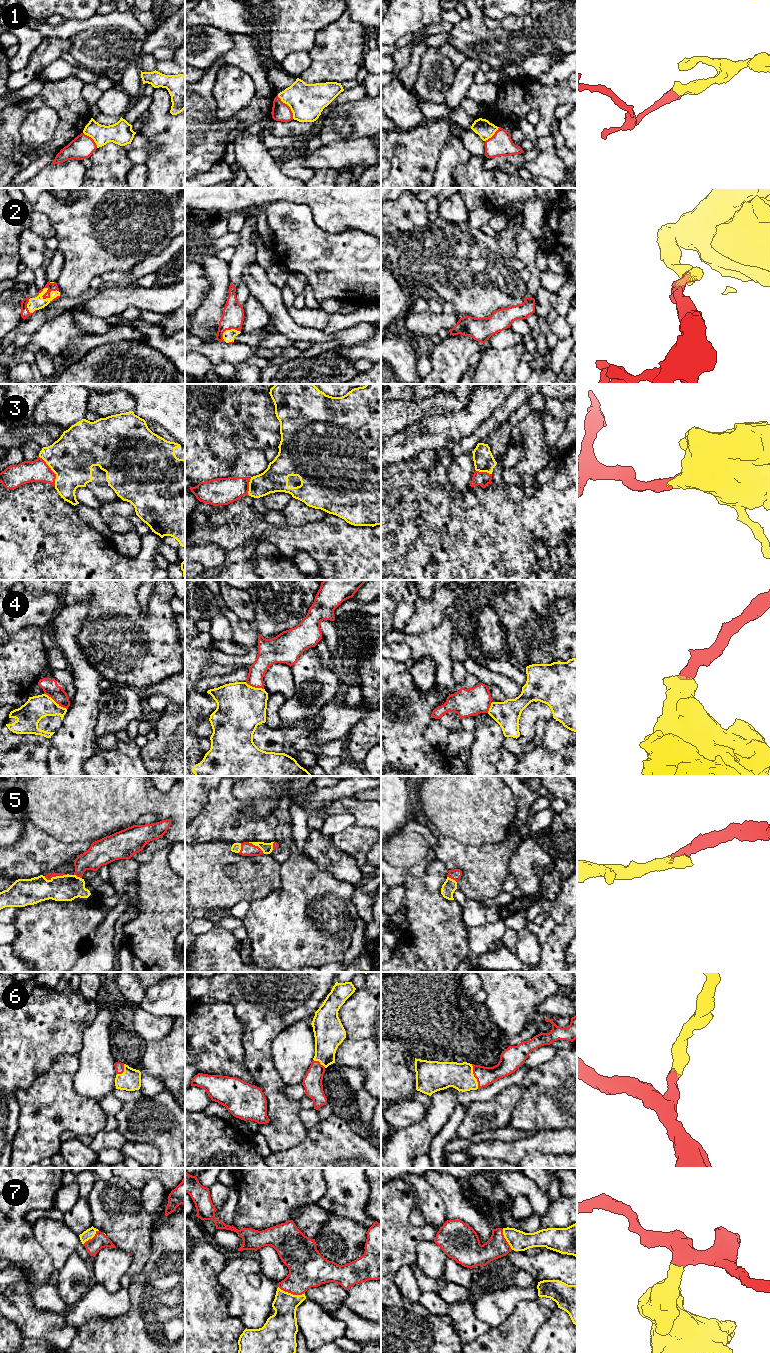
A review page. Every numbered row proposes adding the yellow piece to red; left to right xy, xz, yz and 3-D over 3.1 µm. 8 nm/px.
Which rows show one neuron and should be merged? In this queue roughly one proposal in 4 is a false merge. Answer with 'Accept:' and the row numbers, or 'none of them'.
Accept: 2, 3, 5, 6, 7

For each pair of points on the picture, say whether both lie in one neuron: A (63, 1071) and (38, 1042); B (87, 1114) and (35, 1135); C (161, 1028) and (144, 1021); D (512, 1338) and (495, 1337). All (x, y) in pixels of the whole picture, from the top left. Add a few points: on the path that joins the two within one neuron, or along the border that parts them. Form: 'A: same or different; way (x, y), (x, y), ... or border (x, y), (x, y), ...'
A: different; border (76, 1055), (58, 1055), (53, 1064), (38, 1077)
B: same; way (74, 1113), (56, 1113), (47, 1122)
C: same; way (157, 1028), (151, 1028), (148, 1025)
D: same; way (508, 1339), (499, 1339)

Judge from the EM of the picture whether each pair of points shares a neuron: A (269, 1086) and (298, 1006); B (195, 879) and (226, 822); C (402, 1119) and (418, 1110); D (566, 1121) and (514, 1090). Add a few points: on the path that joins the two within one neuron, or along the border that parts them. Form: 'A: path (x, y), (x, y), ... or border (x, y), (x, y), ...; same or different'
A: path (263, 1065), (263, 1037), (277, 1023); same
B: border (233, 842), (207, 841), (195, 844); different
C: path (406, 1115), (410, 1111), (414, 1111); same
D: border (521, 1085), (521, 1097), (510, 1115); different

